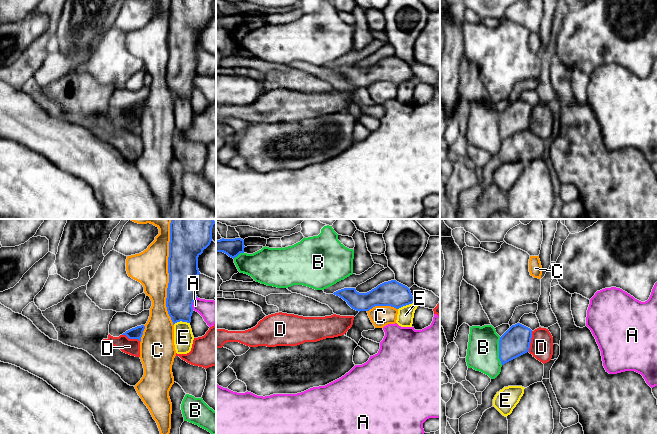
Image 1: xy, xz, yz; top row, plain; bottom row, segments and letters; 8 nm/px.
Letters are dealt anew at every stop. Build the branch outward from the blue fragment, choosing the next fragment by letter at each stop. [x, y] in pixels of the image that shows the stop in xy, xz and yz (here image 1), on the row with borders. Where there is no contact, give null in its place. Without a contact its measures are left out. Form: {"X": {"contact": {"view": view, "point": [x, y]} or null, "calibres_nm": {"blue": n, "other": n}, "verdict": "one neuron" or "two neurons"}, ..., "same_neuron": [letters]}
{"A": {"contact": {"view": "xy", "point": [192, 303]}, "calibres_nm": {"blue": 240, "other": 170}, "verdict": "two neurons"}, "B": {"contact": {"view": "yz", "point": [499, 351]}, "calibres_nm": {"blue": 220, "other": 260}, "verdict": "two neurons"}, "C": {"contact": {"view": "xy", "point": [168, 272]}, "calibres_nm": {"blue": 260, "other": 280}, "verdict": "two neurons"}, "D": {"contact": {"view": "yz", "point": [530, 341]}, "calibres_nm": {"blue": 220, "other": 190}, "verdict": "two neurons"}, "E": {"contact": {"view": "xz", "point": [406, 304]}, "calibres_nm": {"blue": 200, "other": 130}, "verdict": "two neurons"}, "same_neuron": []}

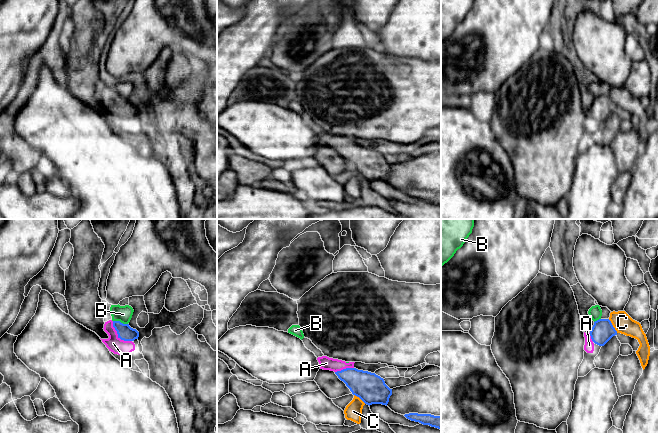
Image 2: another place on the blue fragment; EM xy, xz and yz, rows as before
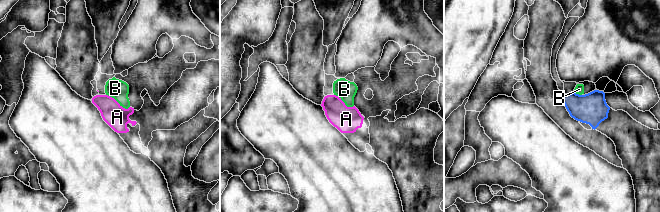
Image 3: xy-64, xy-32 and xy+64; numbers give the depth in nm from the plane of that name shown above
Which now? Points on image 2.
{"A": {"contact": {"view": "xy", "point": [118, 335]}, "calibres_nm": {"blue": 120, "other": 120}, "verdict": "one neuron"}, "B": {"contact": {"view": "xy", "point": [119, 321]}, "calibres_nm": {"blue": 120, "other": 130}, "verdict": "two neurons"}, "C": {"contact": {"view": "yz", "point": [612, 326]}, "calibres_nm": {"blue": 180, "other": 160}, "verdict": "two neurons"}, "same_neuron": ["A"]}

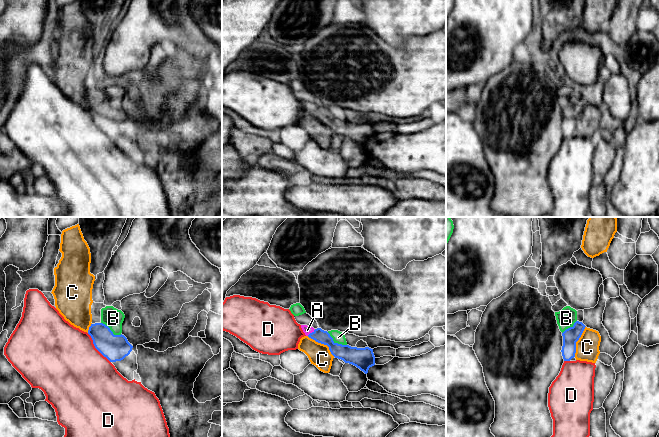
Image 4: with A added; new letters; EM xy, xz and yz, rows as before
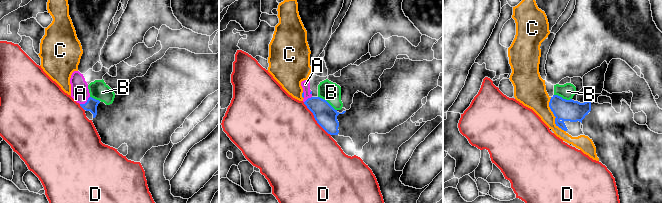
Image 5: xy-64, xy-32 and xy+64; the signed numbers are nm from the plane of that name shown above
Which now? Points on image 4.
{"A": {"contact": {"view": "xz", "point": [312, 332]}, "calibres_nm": {"blue": 110, "other": 70}, "verdict": "one neuron"}, "B": {"contact": {"view": "xz", "point": [336, 343]}, "calibres_nm": {"blue": 180, "other": 100}, "verdict": "two neurons"}, "C": {"contact": {"view": "xz", "point": [322, 343]}, "calibres_nm": {"blue": 140, "other": 180}, "verdict": "two neurons"}, "D": {"contact": {"view": "xy", "point": [96, 348]}, "calibres_nm": {"blue": 200, "other": 500}, "verdict": "two neurons"}, "same_neuron": ["A"]}

